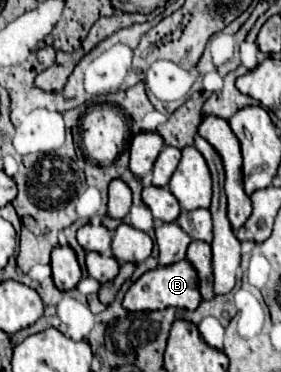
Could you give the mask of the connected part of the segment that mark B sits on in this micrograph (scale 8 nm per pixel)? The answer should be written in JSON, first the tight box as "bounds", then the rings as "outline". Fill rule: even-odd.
{"bounds":[124,259,202,311],"outline":[[[182,259],[172,265],[156,267],[146,271],[138,281],[132,283],[124,297],[124,307],[128,311],[156,311],[156,309],[166,309],[166,307],[182,307],[182,309],[196,309],[202,301],[200,289],[198,289],[198,273],[192,267],[190,261]]]}

